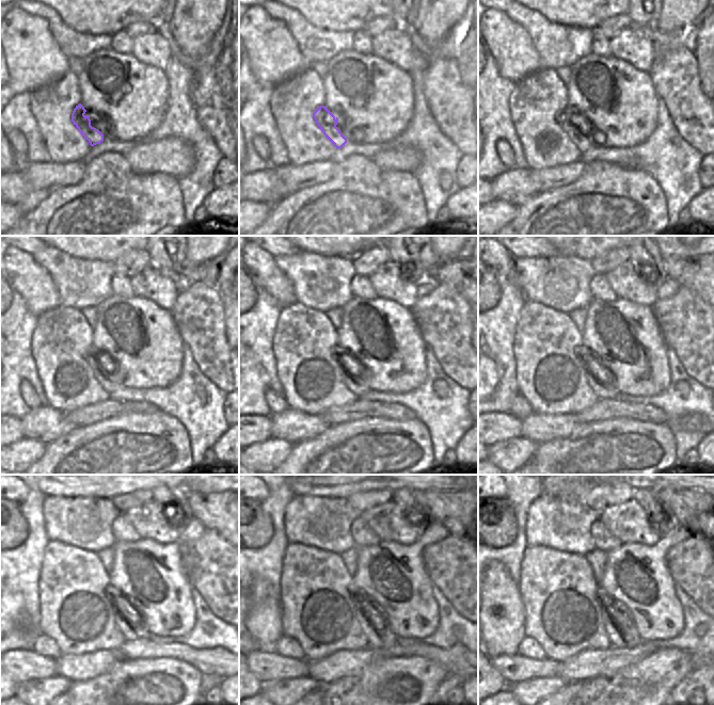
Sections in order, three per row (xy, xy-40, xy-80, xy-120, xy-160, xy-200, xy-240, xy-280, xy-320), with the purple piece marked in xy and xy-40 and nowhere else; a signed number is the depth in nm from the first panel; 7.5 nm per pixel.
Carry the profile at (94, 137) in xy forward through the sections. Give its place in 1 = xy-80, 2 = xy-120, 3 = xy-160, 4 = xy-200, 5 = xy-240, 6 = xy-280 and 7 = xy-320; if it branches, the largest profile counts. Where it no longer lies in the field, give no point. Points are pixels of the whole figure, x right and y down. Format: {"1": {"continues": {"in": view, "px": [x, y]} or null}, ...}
{"1": {"continues": {"in": "xy-80", "px": [568, 124]}}, "2": {"continues": {"in": "xy-120", "px": [100, 374]}}, "3": {"continues": {"in": "xy-160", "px": [348, 362]}}, "4": {"continues": {"in": "xy-200", "px": [600, 378]}}, "5": {"continues": {"in": "xy-240", "px": [128, 617]}}, "6": {"continues": {"in": "xy-280", "px": [371, 617]}}, "7": {"continues": {"in": "xy-320", "px": [618, 622]}}}

